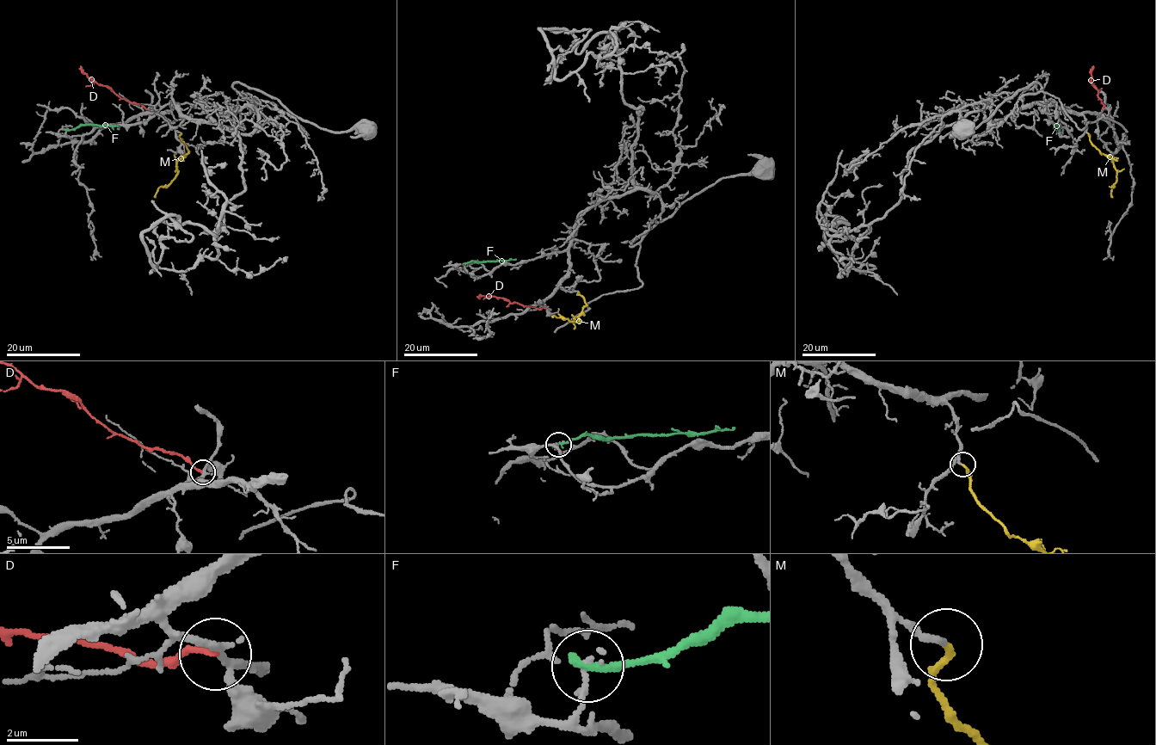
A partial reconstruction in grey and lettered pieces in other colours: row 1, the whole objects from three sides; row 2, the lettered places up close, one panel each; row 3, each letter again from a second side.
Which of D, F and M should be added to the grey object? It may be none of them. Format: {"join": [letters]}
{"join": ["M"]}

